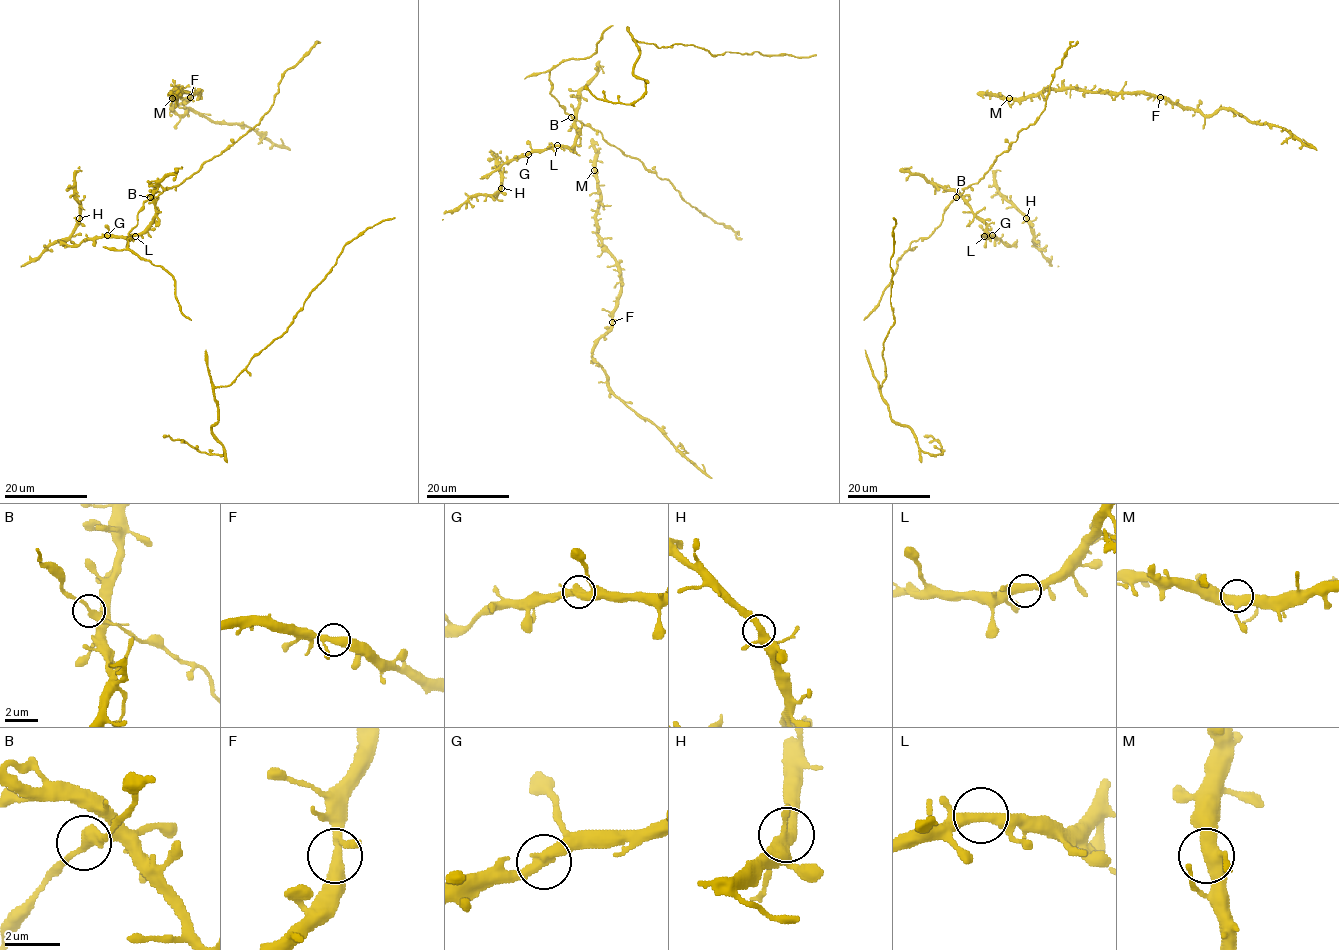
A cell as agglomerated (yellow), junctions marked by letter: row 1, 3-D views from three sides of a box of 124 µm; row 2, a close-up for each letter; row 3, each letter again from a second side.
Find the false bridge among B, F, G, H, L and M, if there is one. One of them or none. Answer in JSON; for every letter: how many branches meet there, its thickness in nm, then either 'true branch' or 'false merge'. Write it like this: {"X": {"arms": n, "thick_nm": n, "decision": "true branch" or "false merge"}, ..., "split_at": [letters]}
{"B": {"arms": 3, "thick_nm": 280, "decision": "true branch"}, "F": {"arms": 3, "thick_nm": 320, "decision": "true branch"}, "G": {"arms": 3, "thick_nm": 340, "decision": "true branch"}, "H": {"arms": 3, "thick_nm": 320, "decision": "true branch"}, "L": {"arms": 3, "thick_nm": 340, "decision": "true branch"}, "M": {"arms": 3, "thick_nm": 420, "decision": "true branch"}, "split_at": []}

